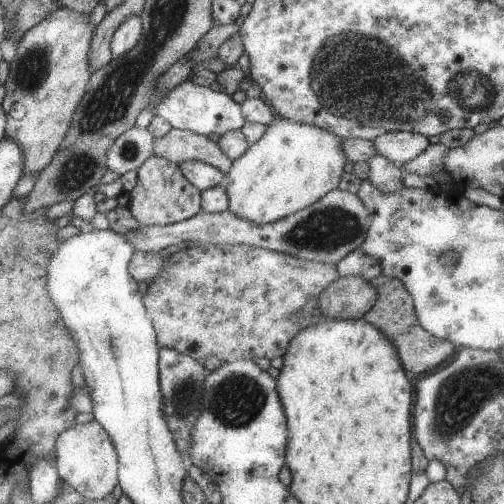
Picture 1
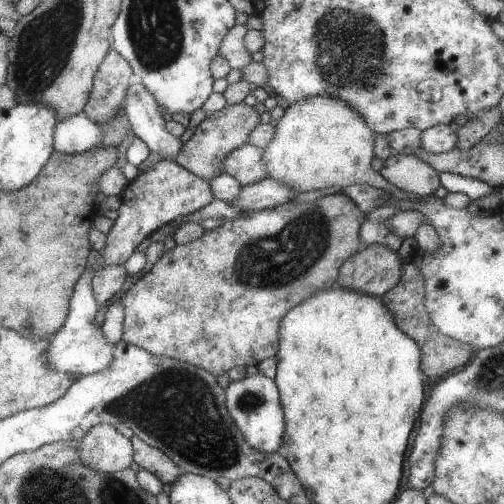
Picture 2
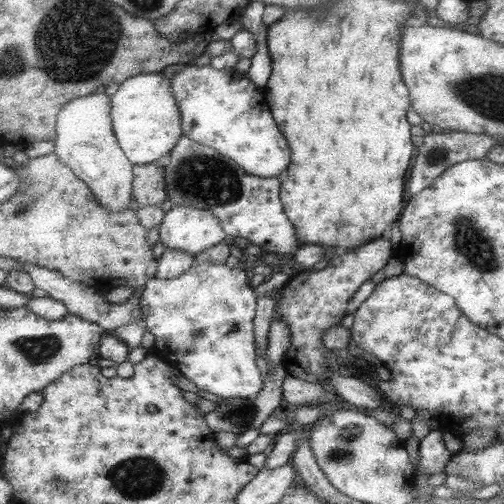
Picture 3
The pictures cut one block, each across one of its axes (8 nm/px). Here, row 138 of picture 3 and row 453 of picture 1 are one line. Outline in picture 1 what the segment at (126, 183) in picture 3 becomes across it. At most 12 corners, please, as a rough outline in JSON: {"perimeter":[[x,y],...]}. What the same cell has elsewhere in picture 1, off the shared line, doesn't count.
{"perimeter":[[97,422],[57,440],[65,486],[105,500],[119,482],[119,452]]}

